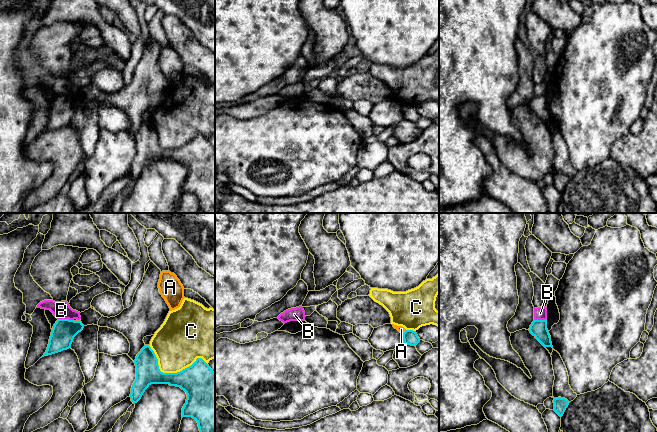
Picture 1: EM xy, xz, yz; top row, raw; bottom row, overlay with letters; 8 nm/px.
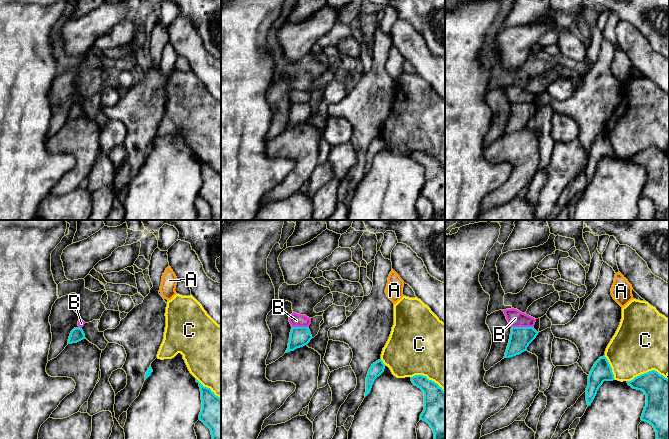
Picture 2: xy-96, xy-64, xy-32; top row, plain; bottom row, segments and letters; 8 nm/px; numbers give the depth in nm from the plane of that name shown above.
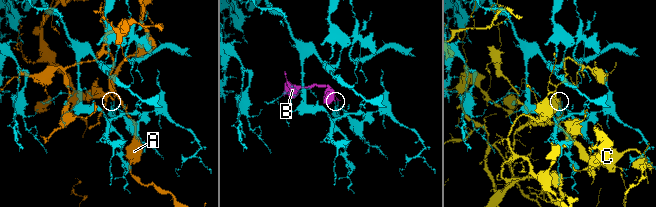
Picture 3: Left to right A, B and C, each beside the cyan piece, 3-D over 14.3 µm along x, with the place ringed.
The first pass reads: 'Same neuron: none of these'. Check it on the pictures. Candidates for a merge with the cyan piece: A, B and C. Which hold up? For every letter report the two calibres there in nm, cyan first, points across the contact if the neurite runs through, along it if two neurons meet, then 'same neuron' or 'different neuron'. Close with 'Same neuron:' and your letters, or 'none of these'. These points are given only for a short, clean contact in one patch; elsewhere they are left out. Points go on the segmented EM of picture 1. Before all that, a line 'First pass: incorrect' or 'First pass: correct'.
First pass: correct
A: 120/50 nm | different neuron
B: 190/140 nm | different neuron
C: 280/380 nm | different neuron
Same neuron: none of these

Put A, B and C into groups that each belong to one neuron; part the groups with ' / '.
A / B / C

